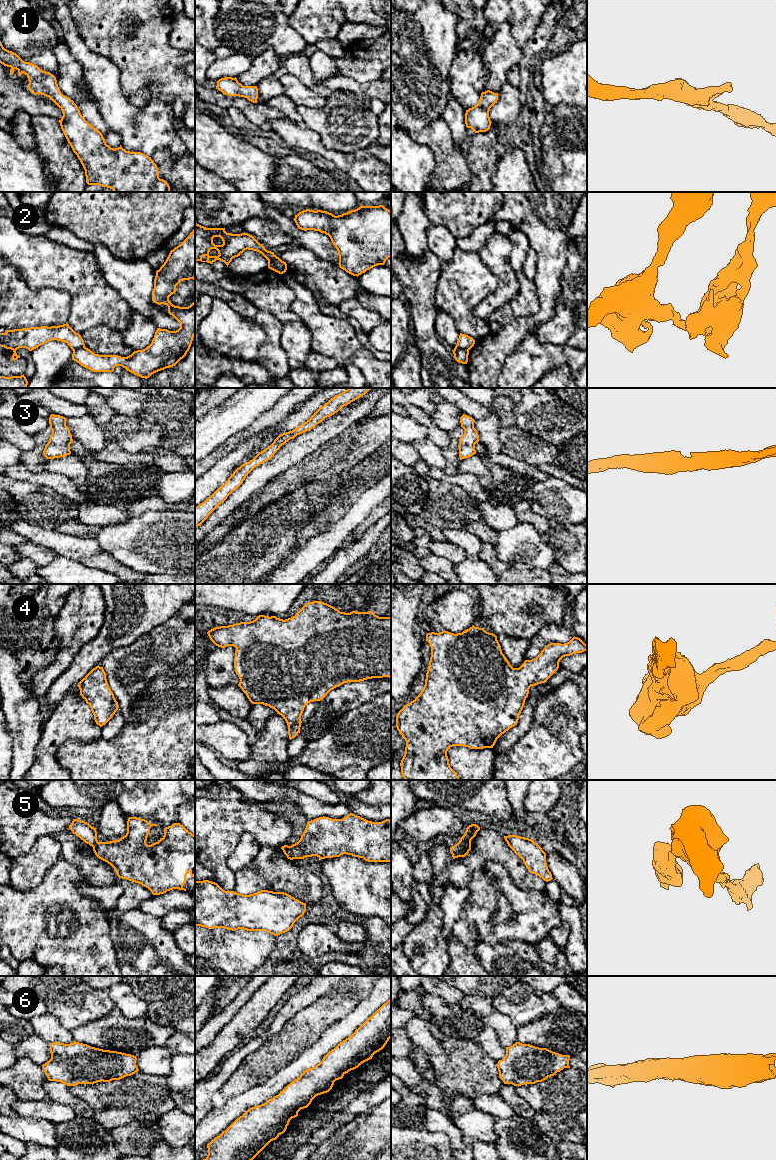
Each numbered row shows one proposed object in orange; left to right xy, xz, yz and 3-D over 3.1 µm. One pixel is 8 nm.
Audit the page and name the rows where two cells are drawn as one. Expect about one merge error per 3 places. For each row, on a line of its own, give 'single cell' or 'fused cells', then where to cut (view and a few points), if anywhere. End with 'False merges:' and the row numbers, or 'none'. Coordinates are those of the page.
1: single cell | no cut
2: fused cells | xz (274, 255), (273, 264), (284, 272)
3: single cell | no cut
4: single cell | no cut
5: fused cells | xz (288, 846), (292, 859)
6: single cell | no cut
False merges: 2, 5

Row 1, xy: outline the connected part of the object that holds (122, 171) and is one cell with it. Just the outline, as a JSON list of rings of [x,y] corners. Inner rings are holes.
[[[1,41],[0,63],[11,68],[10,75],[13,75],[15,69],[19,76],[24,73],[32,94],[48,97],[62,110],[63,116],[59,120],[61,129],[85,170],[88,185],[100,185],[114,192],[170,192],[167,181],[159,178],[158,167],[151,157],[141,152],[126,151],[121,145],[114,149],[106,144],[102,133],[85,120],[74,101],[61,93],[53,74],[43,71],[35,64],[23,61],[16,53],[5,49]]]

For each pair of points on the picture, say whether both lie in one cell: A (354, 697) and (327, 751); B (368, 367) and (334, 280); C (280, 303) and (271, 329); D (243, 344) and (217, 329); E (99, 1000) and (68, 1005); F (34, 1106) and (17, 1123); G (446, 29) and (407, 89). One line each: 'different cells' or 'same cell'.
A: different cells
B: different cells
C: different cells
D: same cell
E: same cell
F: different cells
G: same cell

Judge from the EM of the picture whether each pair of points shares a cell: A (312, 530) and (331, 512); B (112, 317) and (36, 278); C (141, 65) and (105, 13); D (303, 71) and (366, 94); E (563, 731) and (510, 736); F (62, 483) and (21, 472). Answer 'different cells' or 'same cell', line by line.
A: same cell
B: same cell
C: same cell
D: same cell
E: different cells
F: same cell

